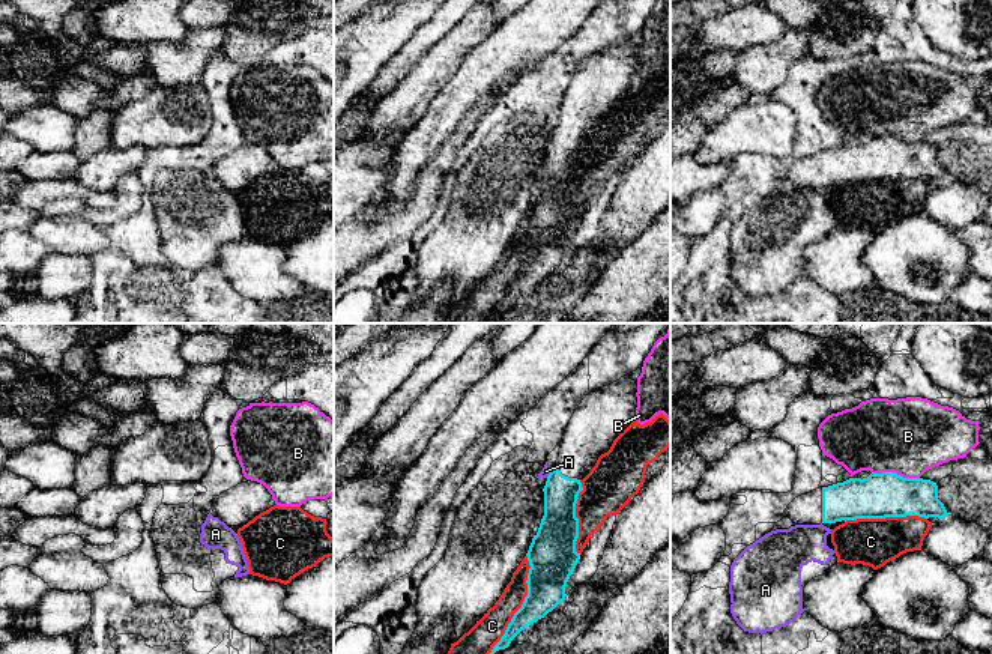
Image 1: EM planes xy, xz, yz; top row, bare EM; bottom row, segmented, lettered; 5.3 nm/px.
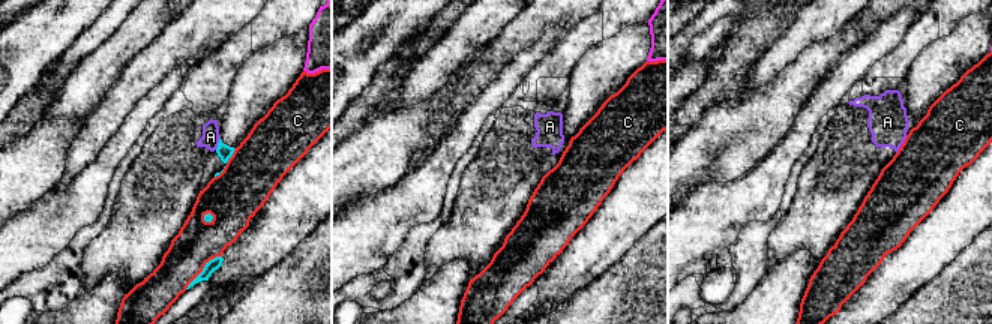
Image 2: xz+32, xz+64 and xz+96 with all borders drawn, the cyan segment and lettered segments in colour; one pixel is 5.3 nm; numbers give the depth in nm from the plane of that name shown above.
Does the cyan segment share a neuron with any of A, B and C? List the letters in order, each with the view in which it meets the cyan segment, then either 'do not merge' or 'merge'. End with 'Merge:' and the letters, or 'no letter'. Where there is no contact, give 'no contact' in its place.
A: xz | do not merge
B: yz | do not merge
C: xz | do not merge
Merge: no letter

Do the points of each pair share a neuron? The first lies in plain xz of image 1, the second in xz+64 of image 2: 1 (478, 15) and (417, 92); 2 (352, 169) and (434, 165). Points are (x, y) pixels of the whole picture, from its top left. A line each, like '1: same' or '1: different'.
1: same
2: different

